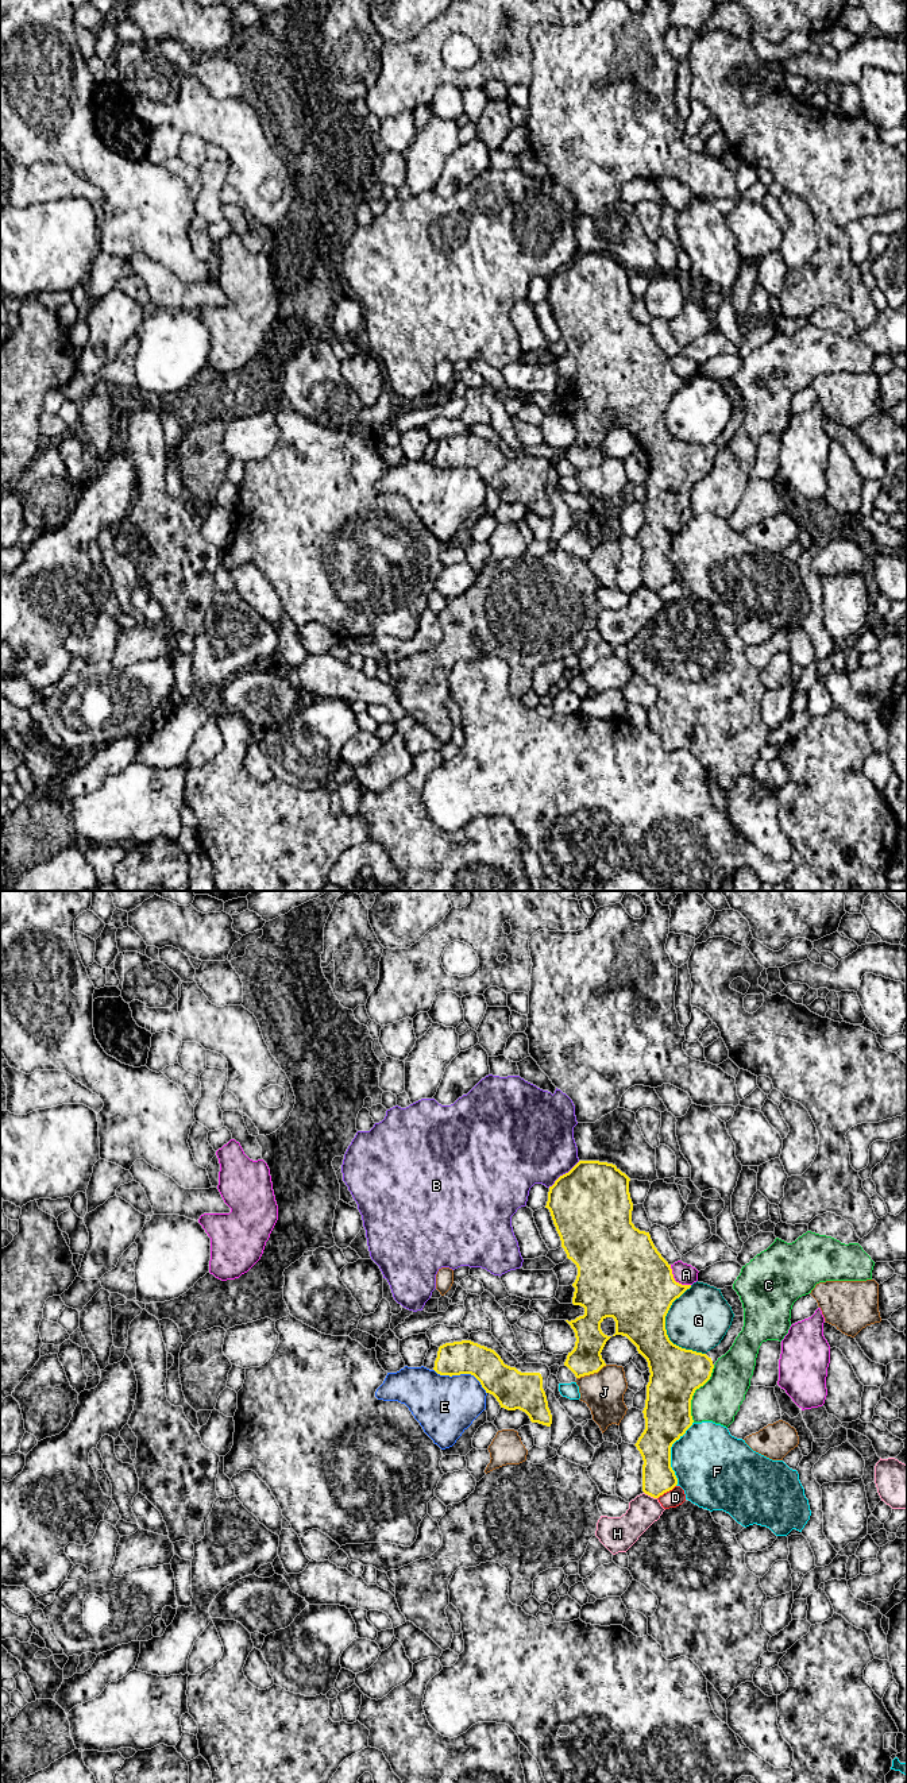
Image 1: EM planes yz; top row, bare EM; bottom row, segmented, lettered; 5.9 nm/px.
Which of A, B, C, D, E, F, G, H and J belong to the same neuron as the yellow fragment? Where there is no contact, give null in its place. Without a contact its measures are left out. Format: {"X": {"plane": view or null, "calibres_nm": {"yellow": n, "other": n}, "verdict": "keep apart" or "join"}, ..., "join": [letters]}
{"A": {"plane": "yz", "calibres_nm": {"yellow": 480, "other": 120}, "verdict": "keep apart"}, "B": {"plane": "yz", "calibres_nm": {"yellow": 480, "other": 460}, "verdict": "keep apart"}, "C": {"plane": "yz", "calibres_nm": {"yellow": 300, "other": 260}, "verdict": "keep apart"}, "D": {"plane": "yz", "calibres_nm": {"yellow": 190, "other": 110}, "verdict": "keep apart"}, "E": {"plane": "yz", "calibres_nm": {"yellow": 200, "other": 360}, "verdict": "keep apart"}, "F": {"plane": "yz", "calibres_nm": {"yellow": 280, "other": 440}, "verdict": "keep apart"}, "G": {"plane": "yz", "calibres_nm": {"yellow": 380, "other": 360}, "verdict": "keep apart"}, "H": {"plane": "yz", "calibres_nm": {"yellow": 190, "other": 180}, "verdict": "keep apart"}, "J": {"plane": "yz", "calibres_nm": {"yellow": 190, "other": 240}, "verdict": "keep apart"}, "join": []}

